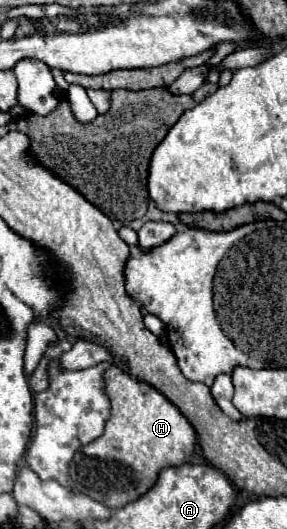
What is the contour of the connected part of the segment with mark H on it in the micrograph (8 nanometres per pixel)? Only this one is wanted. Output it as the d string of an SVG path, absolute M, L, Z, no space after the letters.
M115 363L105 373L105 391L111 399L111 417L105 433L75 453L71 485L109 509L119 509L145 495L163 469L185 465L195 451L197 433L159 389L131 377Z

